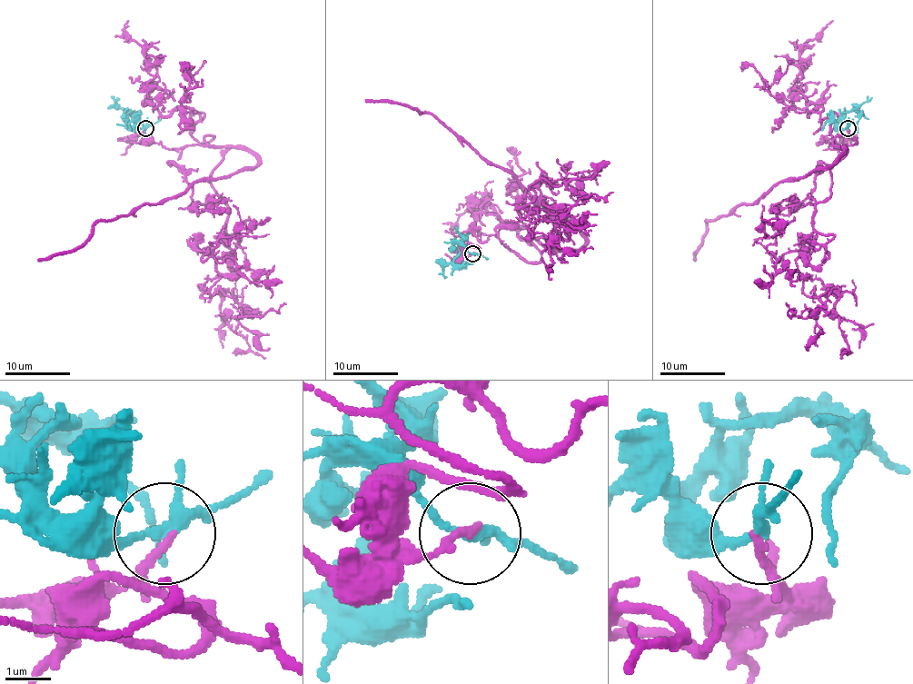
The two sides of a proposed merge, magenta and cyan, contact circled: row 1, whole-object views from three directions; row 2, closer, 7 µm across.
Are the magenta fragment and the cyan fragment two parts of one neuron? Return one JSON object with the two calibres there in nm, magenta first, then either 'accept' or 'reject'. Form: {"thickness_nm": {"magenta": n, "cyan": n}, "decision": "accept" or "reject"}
{"thickness_nm": {"magenta": 180, "cyan": 190}, "decision": "accept"}

